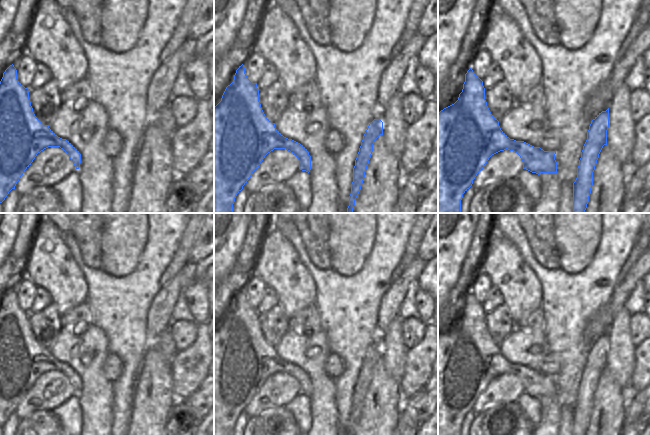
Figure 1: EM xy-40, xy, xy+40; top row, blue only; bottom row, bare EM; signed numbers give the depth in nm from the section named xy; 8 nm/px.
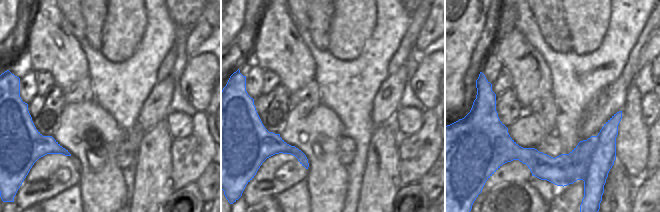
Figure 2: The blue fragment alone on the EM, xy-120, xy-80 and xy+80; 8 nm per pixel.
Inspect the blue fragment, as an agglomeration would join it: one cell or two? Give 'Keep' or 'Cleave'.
Cleave.

